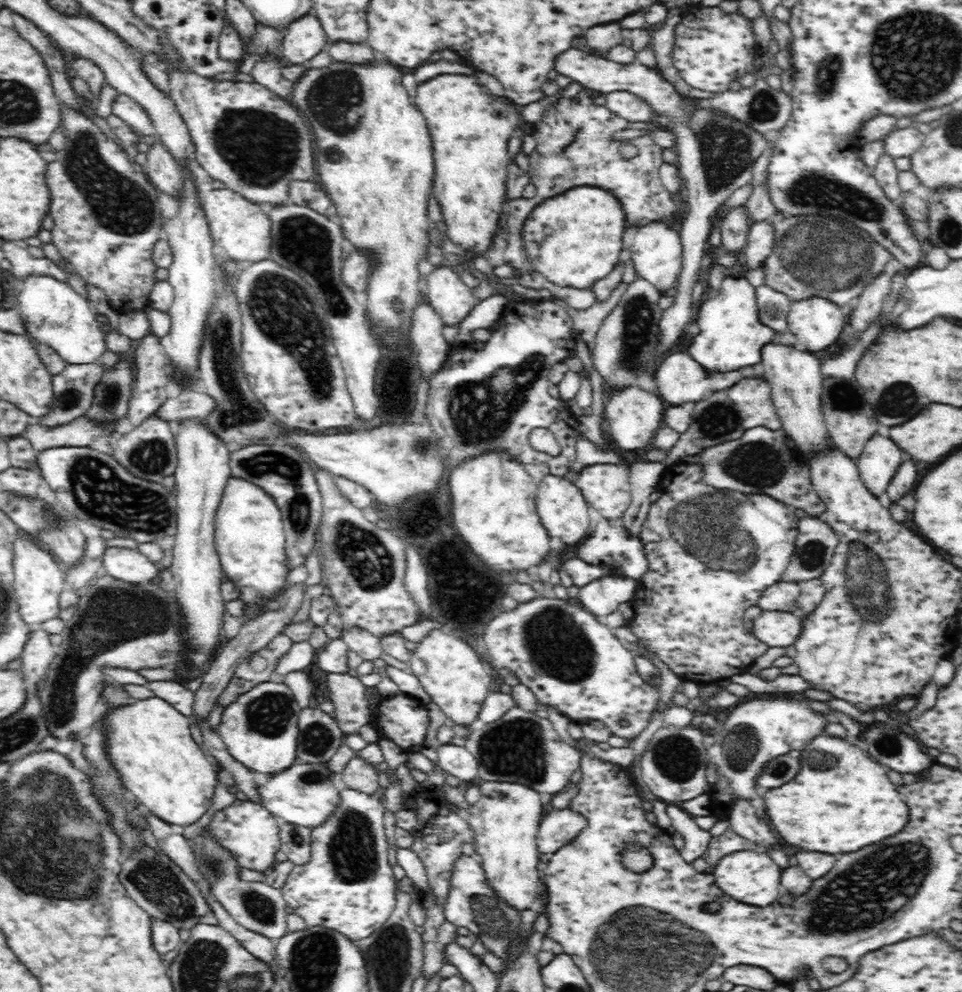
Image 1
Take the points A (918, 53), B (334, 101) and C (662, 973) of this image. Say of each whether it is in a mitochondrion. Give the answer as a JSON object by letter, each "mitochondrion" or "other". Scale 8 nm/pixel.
{"A":"mitochondrion","B":"mitochondrion","C":"mitochondrion"}

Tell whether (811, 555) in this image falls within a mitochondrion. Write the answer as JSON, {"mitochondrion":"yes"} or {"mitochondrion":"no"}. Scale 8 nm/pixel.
{"mitochondrion":"yes"}

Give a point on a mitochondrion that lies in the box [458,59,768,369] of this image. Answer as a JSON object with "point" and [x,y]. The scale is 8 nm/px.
{"point":[726,151]}

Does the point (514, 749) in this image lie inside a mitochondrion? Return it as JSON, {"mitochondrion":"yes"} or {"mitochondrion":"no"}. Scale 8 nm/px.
{"mitochondrion":"yes"}

